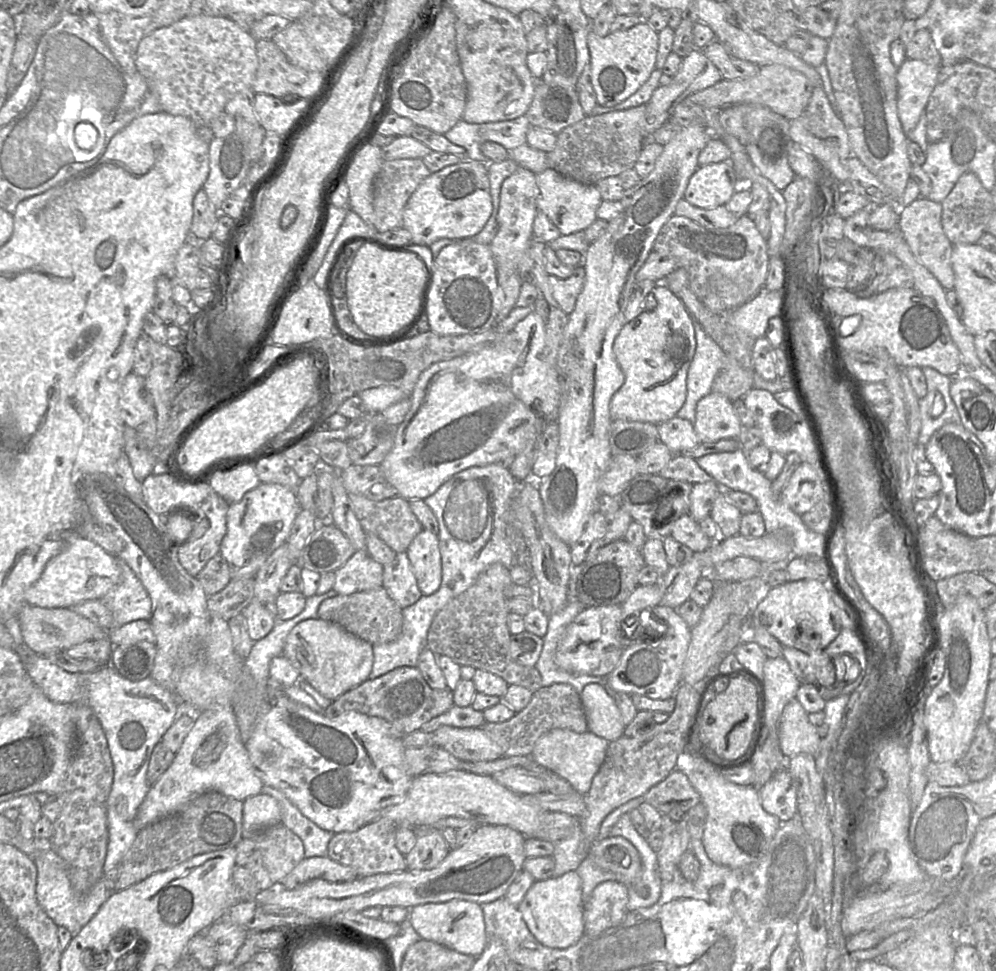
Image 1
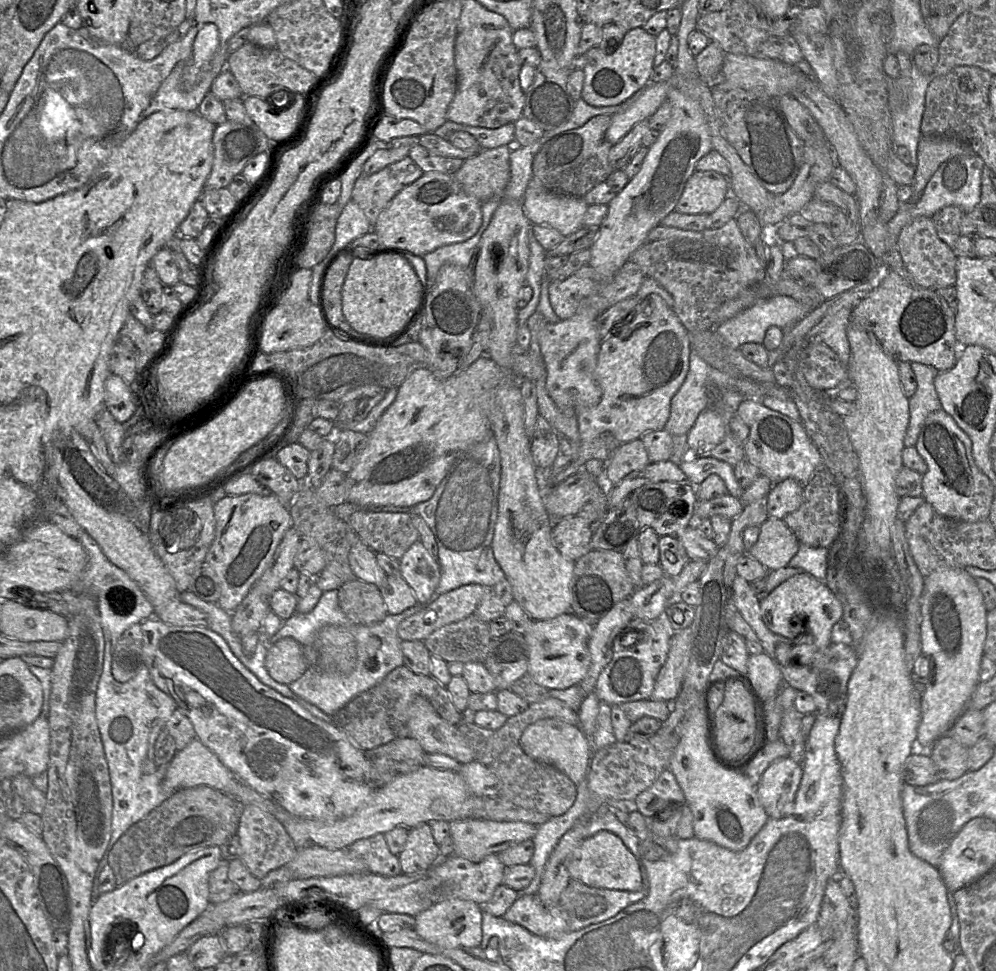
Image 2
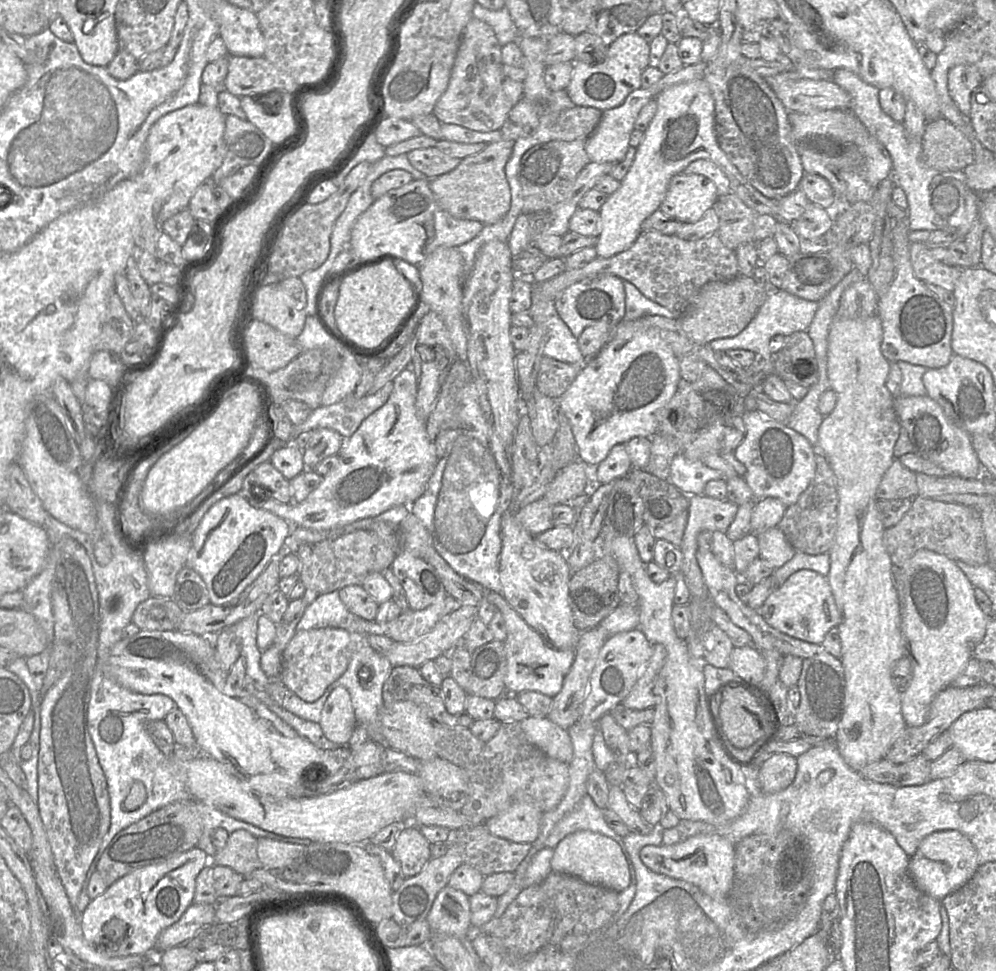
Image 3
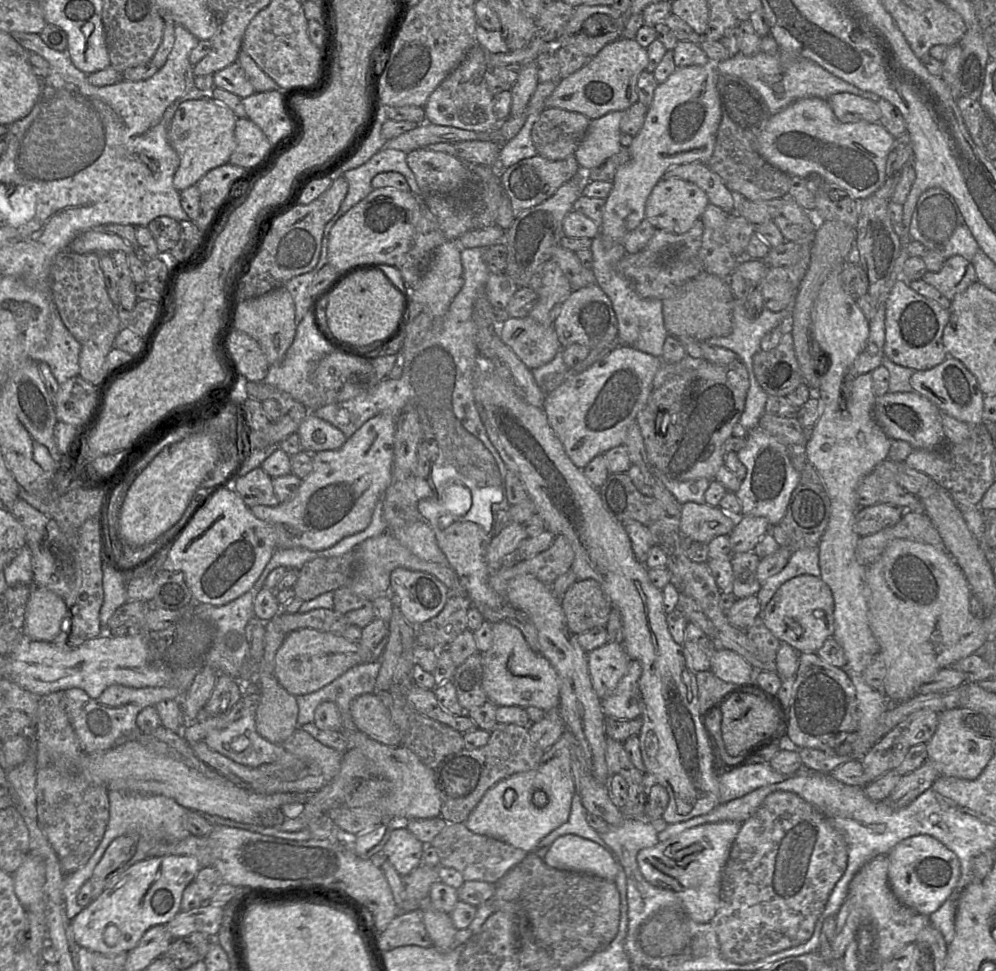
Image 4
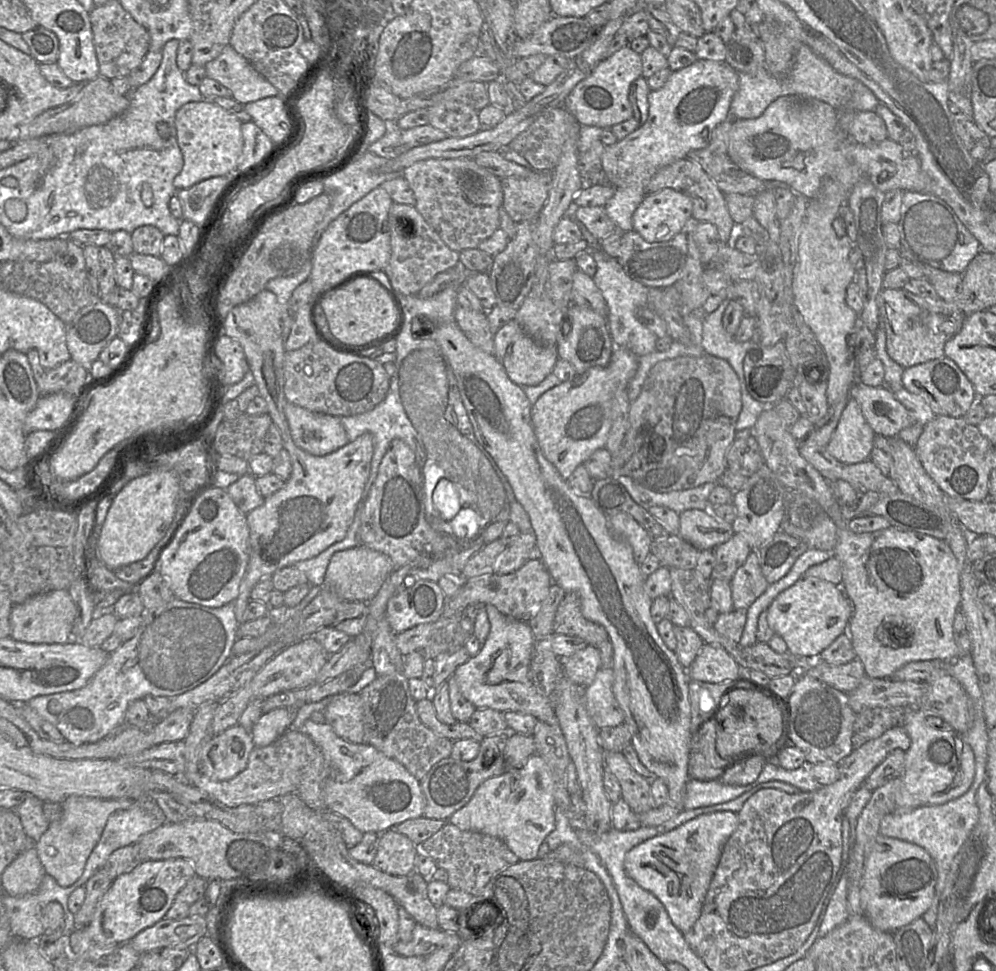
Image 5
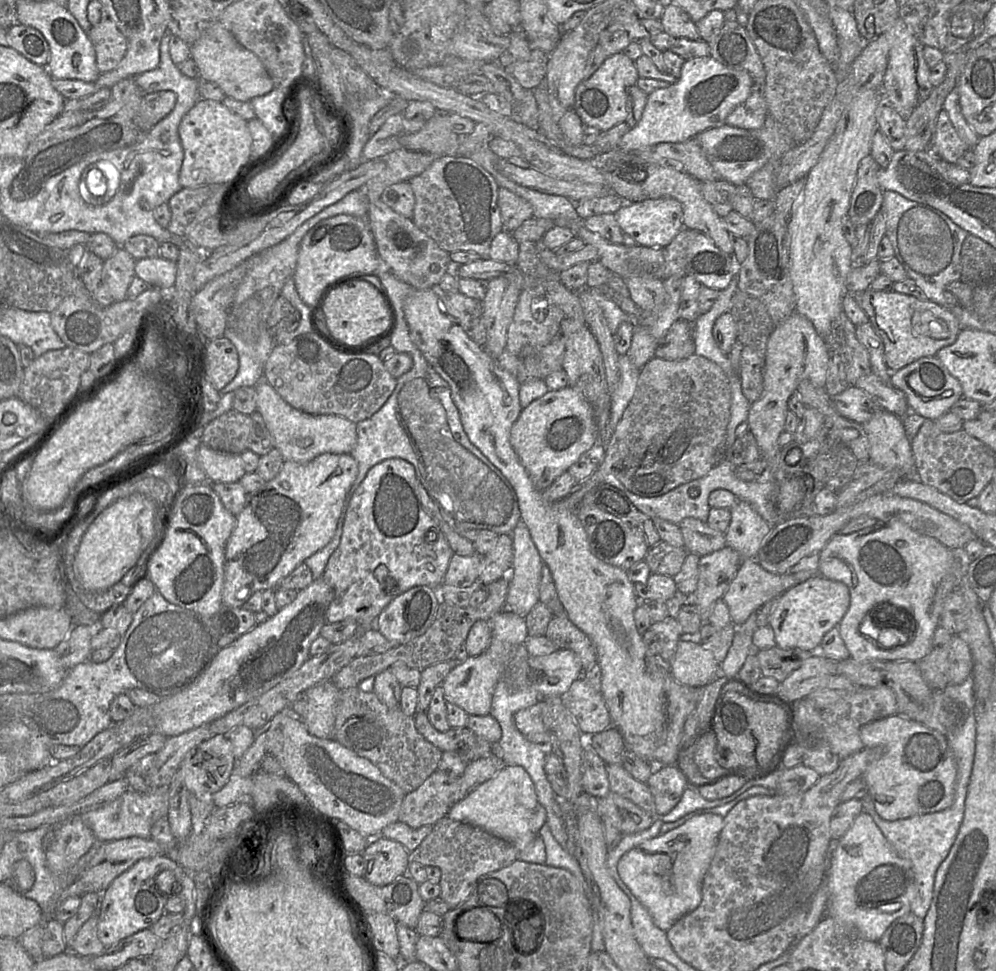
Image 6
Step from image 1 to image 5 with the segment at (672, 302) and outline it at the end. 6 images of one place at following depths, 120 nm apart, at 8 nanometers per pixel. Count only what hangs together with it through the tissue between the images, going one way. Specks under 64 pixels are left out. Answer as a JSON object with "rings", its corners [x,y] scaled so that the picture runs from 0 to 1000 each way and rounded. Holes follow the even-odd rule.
{"rings":[[[616,357],[608,377],[597,377],[578,385],[573,391],[545,405],[534,417],[533,435],[542,462],[547,472],[555,478],[565,493],[569,493],[599,462],[606,461],[613,441],[613,417],[617,405],[630,400],[639,384],[641,368],[632,359]]]}

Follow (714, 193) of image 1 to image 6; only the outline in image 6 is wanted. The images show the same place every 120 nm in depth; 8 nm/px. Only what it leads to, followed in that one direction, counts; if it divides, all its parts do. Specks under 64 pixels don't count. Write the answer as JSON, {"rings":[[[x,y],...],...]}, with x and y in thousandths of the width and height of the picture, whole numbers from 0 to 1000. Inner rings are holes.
{"rings":[[[667,203],[642,208],[628,208],[617,219],[617,223],[627,243],[641,252],[666,255],[673,251],[686,234],[685,212],[677,204]]]}

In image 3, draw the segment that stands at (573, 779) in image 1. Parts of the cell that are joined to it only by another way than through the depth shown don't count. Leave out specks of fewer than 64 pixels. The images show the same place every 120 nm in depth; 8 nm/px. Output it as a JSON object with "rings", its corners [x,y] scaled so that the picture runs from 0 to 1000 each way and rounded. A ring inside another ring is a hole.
{"rings":[[[529,737],[522,743],[528,761],[550,779],[570,787],[575,781],[575,767],[569,751],[549,738]]]}

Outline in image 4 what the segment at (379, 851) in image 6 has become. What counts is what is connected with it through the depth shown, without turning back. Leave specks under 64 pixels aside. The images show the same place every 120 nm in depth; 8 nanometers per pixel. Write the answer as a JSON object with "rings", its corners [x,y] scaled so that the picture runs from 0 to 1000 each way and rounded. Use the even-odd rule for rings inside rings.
{"rings":[[[399,852],[393,857],[384,876],[372,886],[381,893],[389,886],[406,903],[424,890],[427,872],[408,852]]]}

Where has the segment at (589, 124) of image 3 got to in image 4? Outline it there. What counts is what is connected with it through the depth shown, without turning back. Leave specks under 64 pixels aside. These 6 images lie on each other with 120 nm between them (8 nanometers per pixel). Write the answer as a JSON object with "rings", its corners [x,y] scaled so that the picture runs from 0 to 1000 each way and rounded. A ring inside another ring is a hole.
{"rings":[[[560,110],[547,111],[533,134],[538,160],[550,165],[565,165],[576,159],[585,144],[592,123]]]}

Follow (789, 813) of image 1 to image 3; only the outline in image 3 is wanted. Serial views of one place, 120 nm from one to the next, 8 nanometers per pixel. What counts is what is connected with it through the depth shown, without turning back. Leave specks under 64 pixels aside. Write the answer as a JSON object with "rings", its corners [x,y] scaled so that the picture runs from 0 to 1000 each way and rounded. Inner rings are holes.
{"rings":[[[779,775],[763,790],[761,814],[775,818],[787,814],[797,804],[800,795],[800,782],[790,775]]]}

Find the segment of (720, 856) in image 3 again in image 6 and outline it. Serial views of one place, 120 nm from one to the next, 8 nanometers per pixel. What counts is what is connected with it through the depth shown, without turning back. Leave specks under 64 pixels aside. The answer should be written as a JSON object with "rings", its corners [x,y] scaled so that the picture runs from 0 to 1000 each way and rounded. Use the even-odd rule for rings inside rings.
{"rings":[[[708,837],[698,840],[686,850],[647,866],[628,878],[620,888],[620,899],[636,922],[649,934],[657,952],[666,959],[672,958],[684,944],[697,938],[704,930],[706,906],[717,883],[723,857],[726,853],[723,839]]]}

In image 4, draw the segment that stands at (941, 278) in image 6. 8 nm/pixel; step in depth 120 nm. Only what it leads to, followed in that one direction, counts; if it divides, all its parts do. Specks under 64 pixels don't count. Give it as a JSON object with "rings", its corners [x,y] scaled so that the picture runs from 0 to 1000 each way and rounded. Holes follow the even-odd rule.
{"rings":[[[934,194],[922,203],[912,232],[912,239],[915,247],[926,250],[949,268],[964,263],[976,270],[984,256],[958,204],[945,194]]]}

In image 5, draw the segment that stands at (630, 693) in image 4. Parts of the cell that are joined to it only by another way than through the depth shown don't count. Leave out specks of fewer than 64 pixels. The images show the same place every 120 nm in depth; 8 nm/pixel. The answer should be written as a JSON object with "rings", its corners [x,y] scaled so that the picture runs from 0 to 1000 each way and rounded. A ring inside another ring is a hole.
{"rings":[[[601,689],[595,702],[588,708],[587,725],[590,735],[598,749],[602,752],[607,749],[617,749],[627,745],[627,734],[623,731],[614,713],[615,689]]]}

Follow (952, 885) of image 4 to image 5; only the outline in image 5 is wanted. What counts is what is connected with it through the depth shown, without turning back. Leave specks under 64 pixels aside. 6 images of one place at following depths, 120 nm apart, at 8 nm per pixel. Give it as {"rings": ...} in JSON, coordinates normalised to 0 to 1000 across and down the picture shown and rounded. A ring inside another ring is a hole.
{"rings":[[[881,859],[871,877],[865,904],[865,940],[881,958],[897,961],[934,935],[942,906],[940,890],[933,878],[920,869]]]}

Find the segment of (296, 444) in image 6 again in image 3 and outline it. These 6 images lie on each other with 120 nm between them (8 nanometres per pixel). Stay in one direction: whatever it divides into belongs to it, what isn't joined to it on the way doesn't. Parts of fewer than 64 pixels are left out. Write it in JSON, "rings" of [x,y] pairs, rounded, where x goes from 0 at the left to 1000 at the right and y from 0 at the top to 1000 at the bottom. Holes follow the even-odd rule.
{"rings":[[[319,441],[312,444],[312,450],[304,463],[307,483],[314,483],[324,473],[336,469],[344,458],[345,451],[337,444]]]}

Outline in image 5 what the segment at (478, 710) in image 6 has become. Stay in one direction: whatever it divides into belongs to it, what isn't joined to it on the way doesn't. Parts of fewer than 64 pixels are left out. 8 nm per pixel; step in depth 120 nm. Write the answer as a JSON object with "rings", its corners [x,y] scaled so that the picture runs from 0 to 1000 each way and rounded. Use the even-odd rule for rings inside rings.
{"rings":[[[493,622],[487,626],[492,641],[491,653],[481,673],[462,685],[454,695],[464,716],[479,730],[530,734],[552,748],[562,748],[557,728],[532,697],[536,657],[531,642],[510,635]]]}

